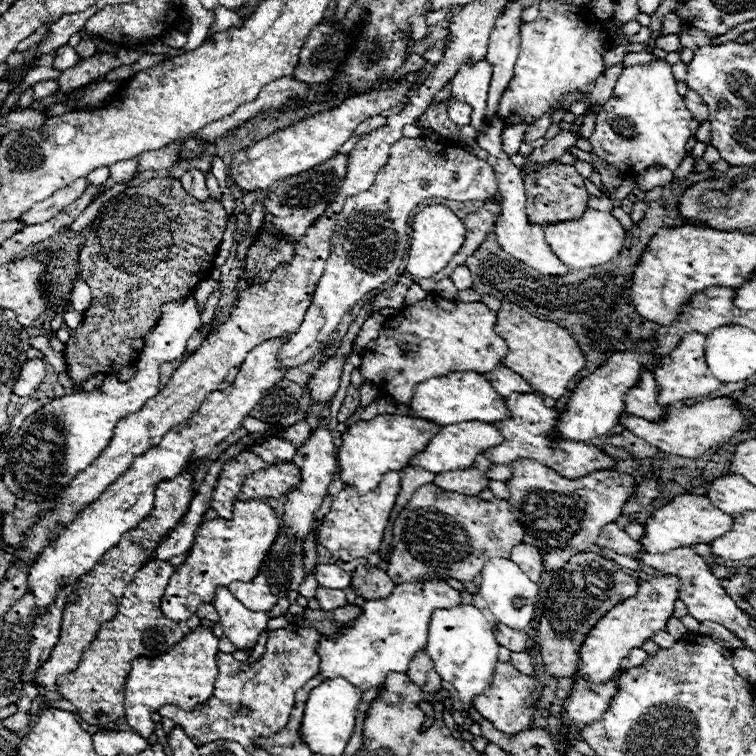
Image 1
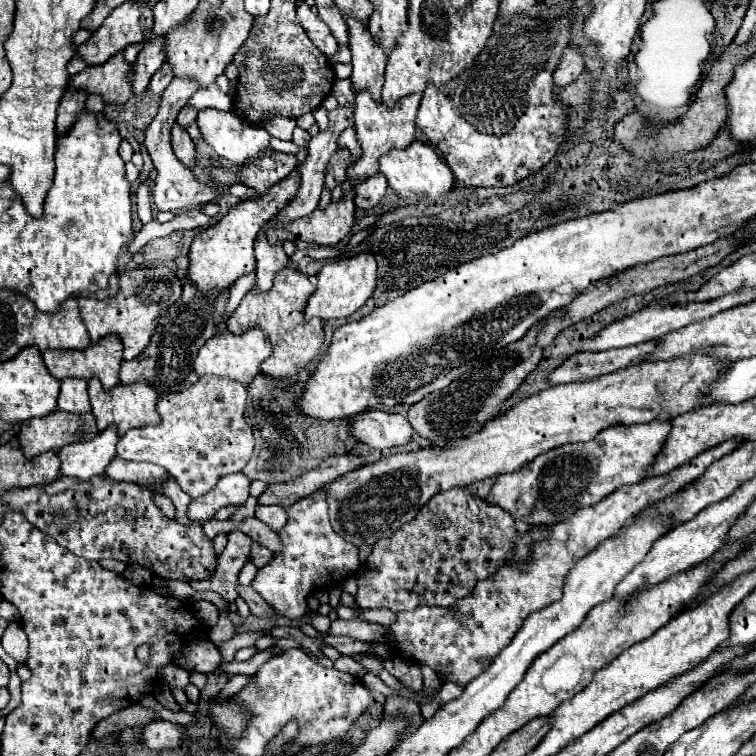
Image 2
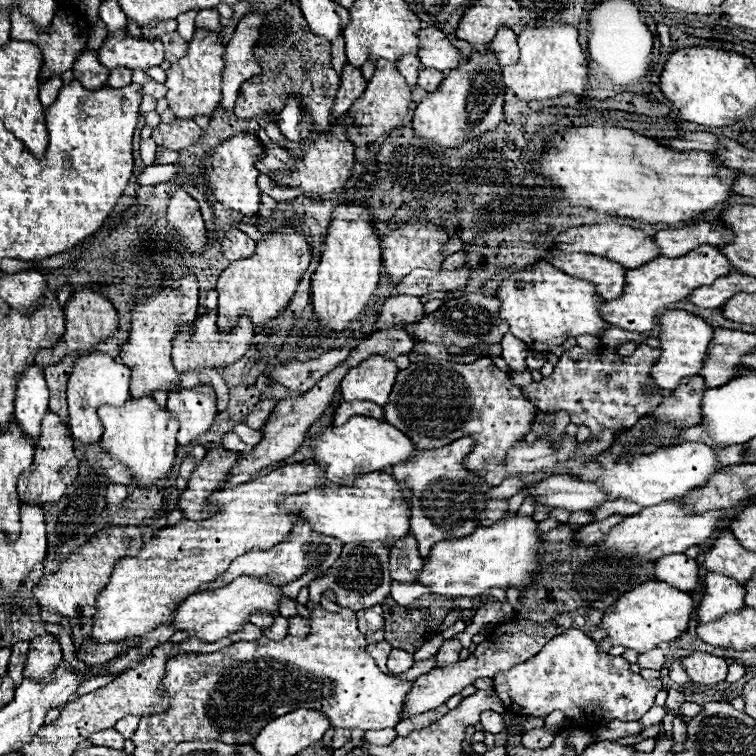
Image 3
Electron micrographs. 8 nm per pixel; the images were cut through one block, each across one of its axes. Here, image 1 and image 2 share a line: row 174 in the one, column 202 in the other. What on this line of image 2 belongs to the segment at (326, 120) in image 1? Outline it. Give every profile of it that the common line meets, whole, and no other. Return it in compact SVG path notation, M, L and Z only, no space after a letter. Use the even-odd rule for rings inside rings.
M294 170L288 178L284 178L284 182L278 182L276 186L272 186L268 194L258 194L254 198L240 200L236 206L230 208L230 212L220 222L198 232L188 252L190 256L188 278L198 286L198 292L202 296L214 296L228 290L234 284L234 280L238 280L240 276L256 268L254 240L260 226L268 222L270 218L274 218L295 197L299 186L300 172Z

